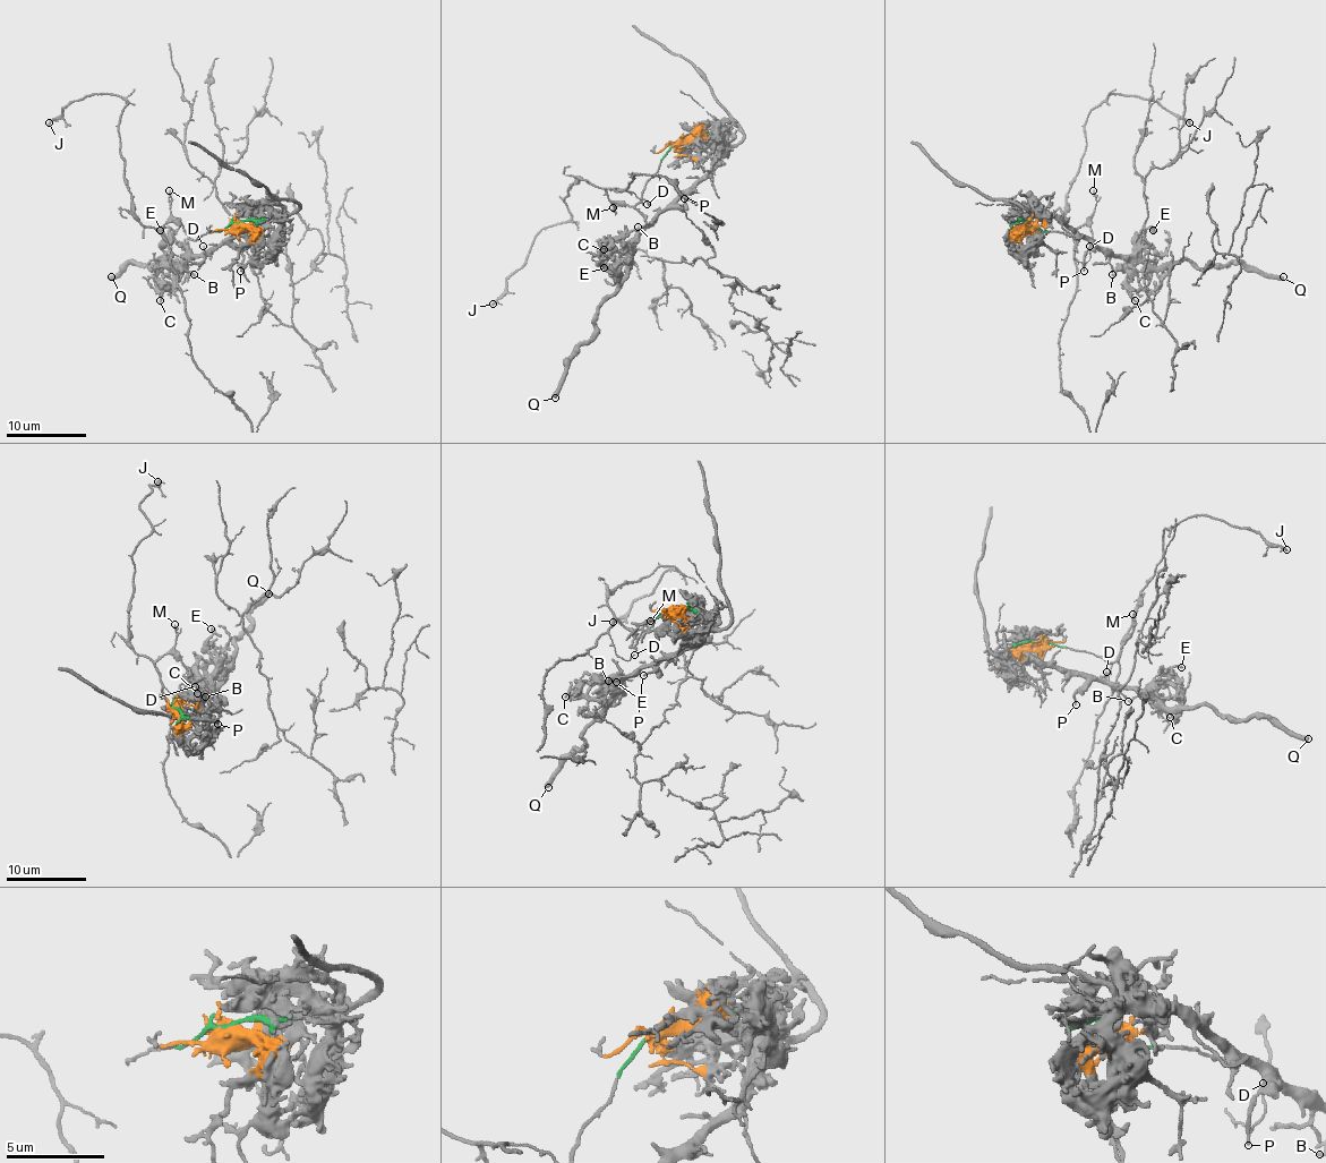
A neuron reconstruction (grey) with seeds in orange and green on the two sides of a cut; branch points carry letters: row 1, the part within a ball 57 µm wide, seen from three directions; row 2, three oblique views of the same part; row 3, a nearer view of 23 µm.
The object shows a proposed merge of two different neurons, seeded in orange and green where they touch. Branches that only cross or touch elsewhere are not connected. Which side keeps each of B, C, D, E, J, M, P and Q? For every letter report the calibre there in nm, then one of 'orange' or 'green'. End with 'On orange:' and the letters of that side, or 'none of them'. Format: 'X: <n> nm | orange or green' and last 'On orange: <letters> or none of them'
B: 200 nm | orange
C: 170 nm | orange
D: 70 nm | green
E: 120 nm | orange
J: 150 nm | green
M: 150 nm | green
P: 160 nm | orange
Q: 460 nm | orange
On orange: B, C, E, P, Q

